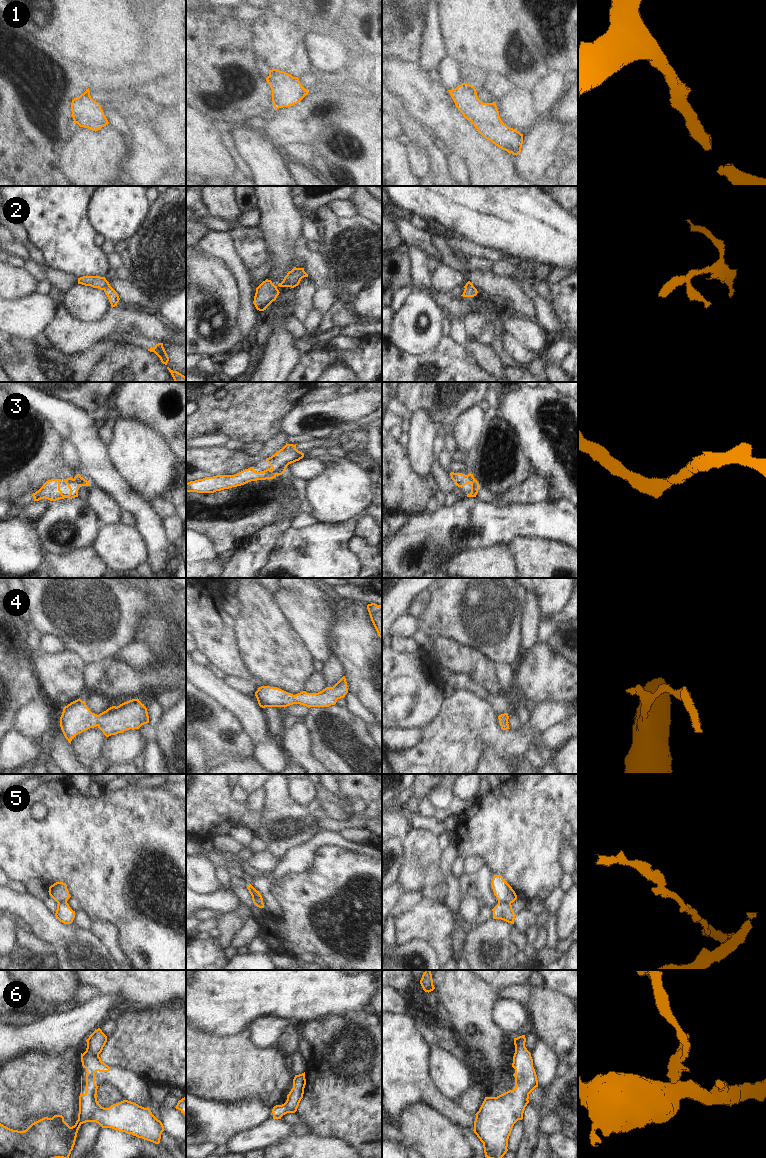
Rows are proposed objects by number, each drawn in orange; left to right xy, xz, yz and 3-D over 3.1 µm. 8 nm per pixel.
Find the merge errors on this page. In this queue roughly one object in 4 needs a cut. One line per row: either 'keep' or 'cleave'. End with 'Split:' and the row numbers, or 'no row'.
1: keep
2: keep
3: keep
4: keep
5: cleave
6: cleave
Split: 5, 6

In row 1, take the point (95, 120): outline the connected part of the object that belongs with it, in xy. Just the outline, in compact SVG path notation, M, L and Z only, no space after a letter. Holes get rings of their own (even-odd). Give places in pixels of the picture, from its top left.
M89 88L72 100L71 111L74 123L97 131L109 124L100 103L94 101L90 96Z

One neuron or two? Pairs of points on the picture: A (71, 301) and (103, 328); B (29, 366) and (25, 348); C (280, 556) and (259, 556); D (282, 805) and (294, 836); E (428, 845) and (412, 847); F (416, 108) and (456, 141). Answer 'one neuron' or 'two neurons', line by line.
A: two neurons
B: one neuron
C: two neurons
D: one neuron
E: one neuron
F: one neuron

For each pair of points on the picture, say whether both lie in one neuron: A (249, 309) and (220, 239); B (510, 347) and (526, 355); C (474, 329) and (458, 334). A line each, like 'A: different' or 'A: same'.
A: same
B: same
C: different

